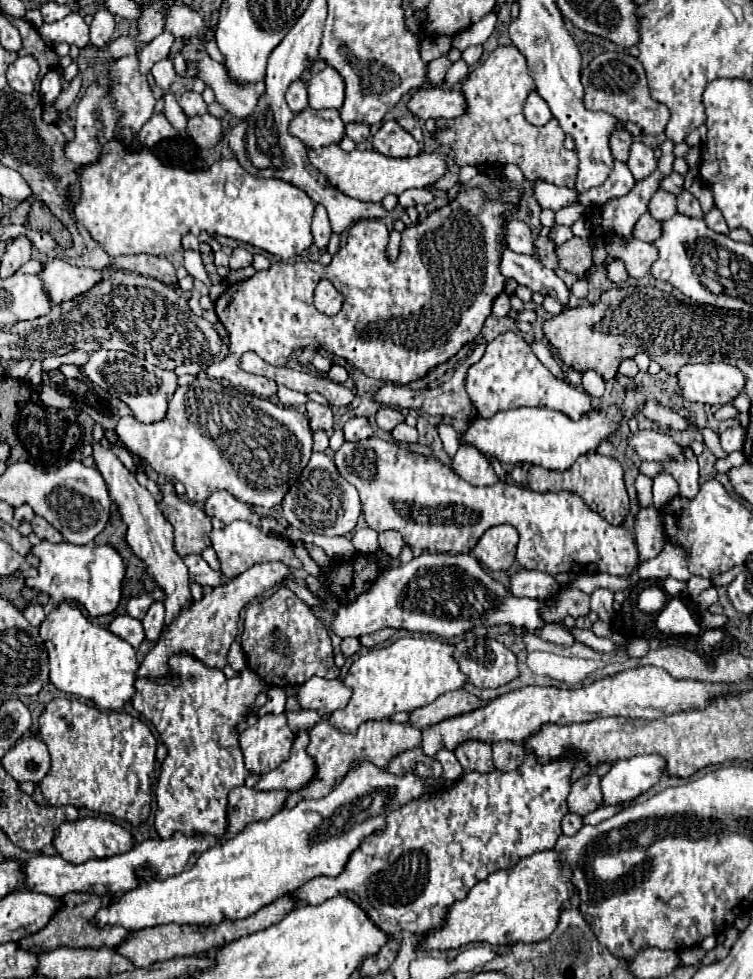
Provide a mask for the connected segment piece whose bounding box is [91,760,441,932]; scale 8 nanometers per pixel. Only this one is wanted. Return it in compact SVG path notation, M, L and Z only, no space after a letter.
M433 760L433 766L417 764L417 770L415 770L413 774L405 774L403 778L397 778L397 776L385 772L385 770L379 770L379 768L375 768L373 764L369 764L369 762L365 762L365 764L353 764L353 768L349 770L349 774L343 778L343 782L341 782L329 796L323 796L321 800L301 800L301 802L299 802L295 808L291 808L291 810L285 810L285 808L279 810L279 812L277 812L275 816L271 816L267 822L249 824L243 832L239 832L237 836L229 838L225 844L217 844L217 846L205 850L205 852L199 856L197 864L195 864L191 870L185 870L185 872L181 872L181 874L177 874L177 876L171 876L171 878L163 878L163 880L161 880L153 868L145 868L145 866L143 866L143 868L137 868L137 870L135 870L135 876L137 876L139 884L137 884L133 890L127 890L127 892L121 892L119 896L115 896L109 906L99 908L97 914L93 916L91 924L97 924L97 926L117 924L117 926L123 926L123 928L127 928L127 930L133 932L133 930L141 930L141 928L153 928L153 926L159 926L159 924L171 924L171 922L175 922L175 924L179 924L179 926L185 926L185 924L191 924L191 926L211 926L211 924L221 924L223 920L247 918L247 916L251 916L253 912L257 912L259 908L263 908L263 906L271 904L273 900L277 900L277 898L289 894L293 888L299 888L305 880L311 880L311 878L317 878L317 876L331 876L331 878L339 876L341 870L343 870L343 866L345 866L347 860L349 860L349 854L361 844L361 840L363 840L365 836L369 836L371 832L379 832L381 828L385 828L385 826L383 826L383 824L385 824L385 816L387 816L393 808L399 808L401 804L407 804L407 802L413 800L413 798L429 796L429 792L423 788L423 784L425 784L425 782L431 782L431 780L437 780L439 774L441 774L441 764L439 764L437 760Z

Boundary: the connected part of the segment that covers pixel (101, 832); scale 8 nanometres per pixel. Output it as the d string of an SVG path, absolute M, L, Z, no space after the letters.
M83 818L75 822L63 822L53 838L53 848L69 864L85 864L87 860L111 858L127 852L131 846L133 846L131 834L123 826L103 818Z

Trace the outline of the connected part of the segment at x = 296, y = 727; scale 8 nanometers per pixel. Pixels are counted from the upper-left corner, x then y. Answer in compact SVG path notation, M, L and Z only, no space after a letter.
M293 710L293 712L285 712L291 730L297 734L299 730L309 730L315 722L322 720L320 715L313 710Z

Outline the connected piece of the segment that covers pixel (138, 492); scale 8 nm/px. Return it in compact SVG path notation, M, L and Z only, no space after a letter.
M93 442L93 458L95 458L97 470L103 474L105 482L107 482L111 500L117 504L117 508L123 516L123 522L127 524L127 544L131 546L135 556L139 556L147 564L147 572L155 578L155 582L167 594L165 620L169 624L177 616L177 612L191 600L189 572L187 572L181 556L177 556L177 552L173 552L173 528L169 528L169 522L161 516L161 510L159 510L157 502L153 500L153 496L143 486L139 486L137 478L123 466L123 462L113 452L113 448L103 446L103 442Z

